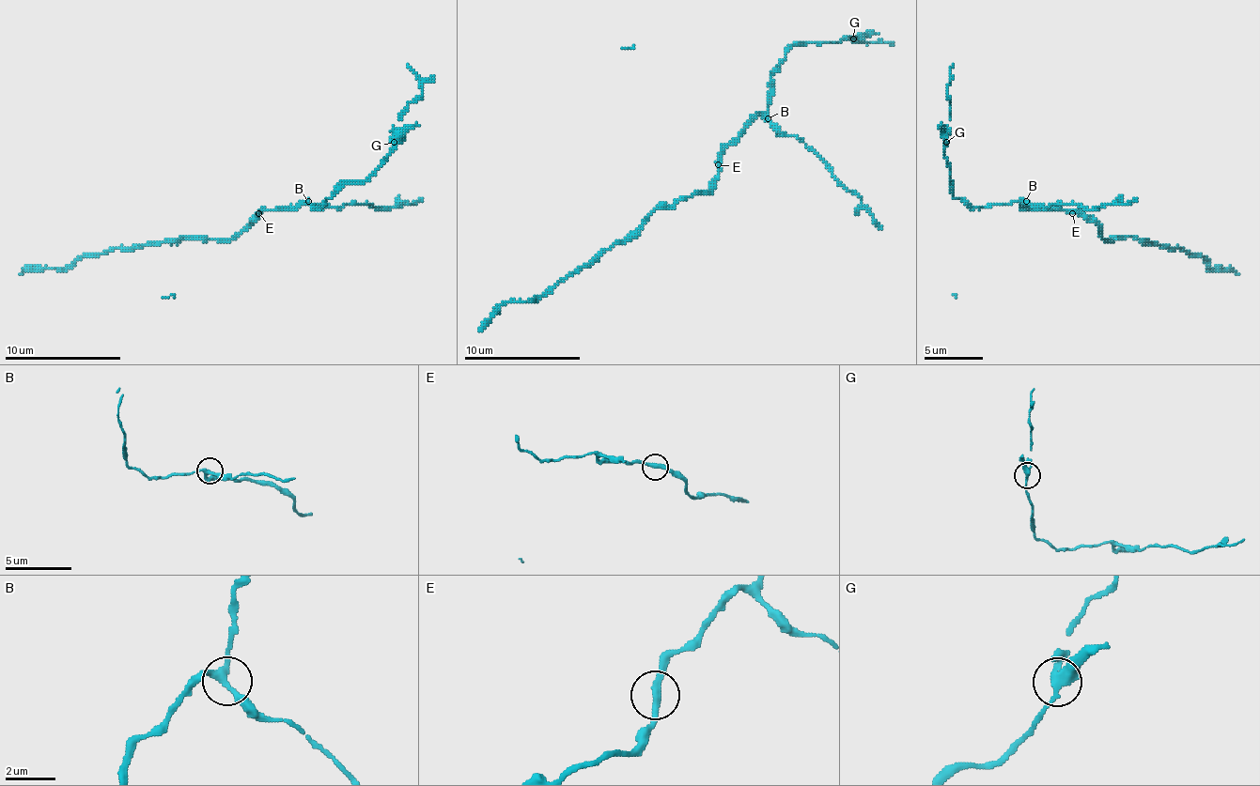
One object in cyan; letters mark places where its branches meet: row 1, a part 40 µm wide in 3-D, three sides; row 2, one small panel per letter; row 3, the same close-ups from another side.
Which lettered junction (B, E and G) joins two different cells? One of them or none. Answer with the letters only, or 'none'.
G

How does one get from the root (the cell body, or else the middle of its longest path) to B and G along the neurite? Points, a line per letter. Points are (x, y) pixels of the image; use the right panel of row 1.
B: (1069, 210), (1032, 210), (1023, 204), (1026, 201)
G: (1069, 210), (1032, 210), (1017, 201), (971, 207), (953, 195), (950, 166), (944, 155), (947, 143)

